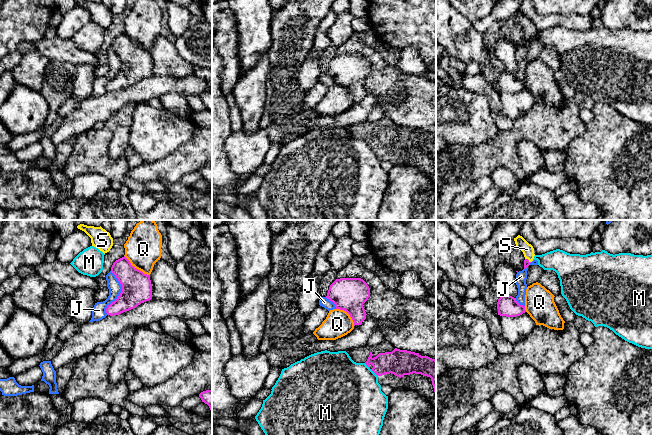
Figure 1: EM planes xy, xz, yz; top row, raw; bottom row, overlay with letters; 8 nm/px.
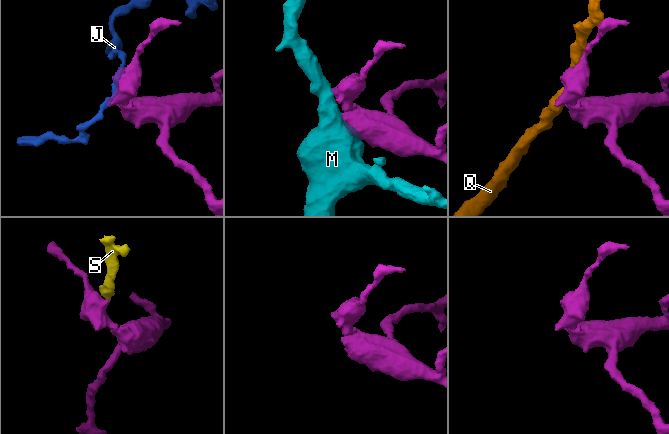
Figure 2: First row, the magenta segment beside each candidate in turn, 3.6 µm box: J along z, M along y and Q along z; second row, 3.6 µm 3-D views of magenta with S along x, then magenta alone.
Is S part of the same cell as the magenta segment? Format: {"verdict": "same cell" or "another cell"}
{"verdict": "same cell"}

